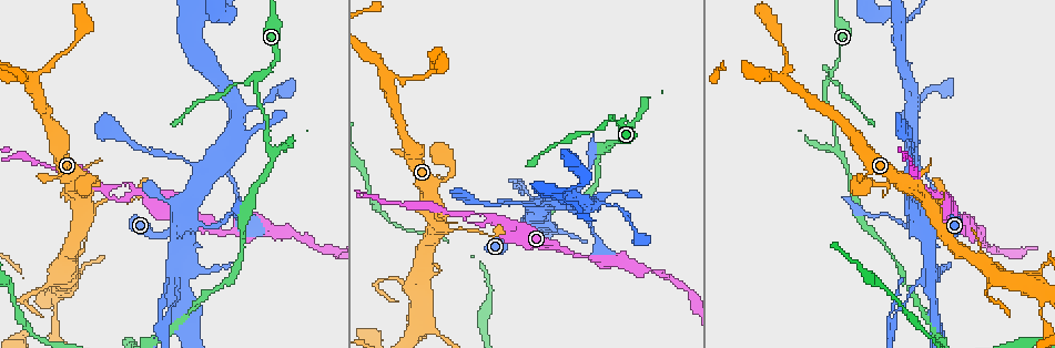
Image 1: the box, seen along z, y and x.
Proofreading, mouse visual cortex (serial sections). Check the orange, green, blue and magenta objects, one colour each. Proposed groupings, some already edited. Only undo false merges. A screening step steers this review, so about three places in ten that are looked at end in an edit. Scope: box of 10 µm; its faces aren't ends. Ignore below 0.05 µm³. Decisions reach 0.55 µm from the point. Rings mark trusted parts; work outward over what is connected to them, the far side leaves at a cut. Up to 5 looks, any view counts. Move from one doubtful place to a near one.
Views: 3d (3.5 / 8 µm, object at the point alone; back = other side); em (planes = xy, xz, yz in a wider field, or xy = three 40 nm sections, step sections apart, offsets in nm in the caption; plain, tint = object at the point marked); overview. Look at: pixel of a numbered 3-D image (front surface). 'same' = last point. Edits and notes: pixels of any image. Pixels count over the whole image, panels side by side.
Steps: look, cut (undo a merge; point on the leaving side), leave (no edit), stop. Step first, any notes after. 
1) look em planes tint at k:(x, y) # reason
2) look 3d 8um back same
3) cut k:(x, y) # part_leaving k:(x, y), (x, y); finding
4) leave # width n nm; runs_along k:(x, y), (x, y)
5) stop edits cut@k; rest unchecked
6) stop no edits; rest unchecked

look 3d 3.5um back at 1:(231, 230) # abrupt turn

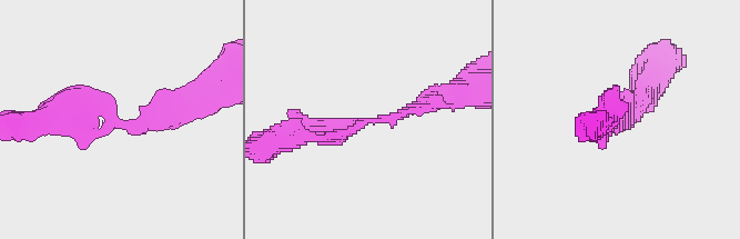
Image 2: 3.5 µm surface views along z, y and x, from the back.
leave # arm_widths 200, 250 nm; runs_along 2:(431, 96), (401, 116), (308, 132); one cell here

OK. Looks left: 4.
look 3d 3.5um at 1:(199, 226) # sudden change in width

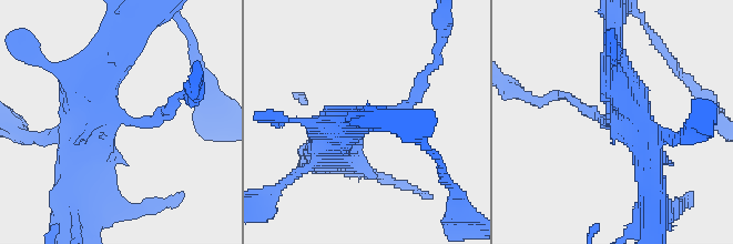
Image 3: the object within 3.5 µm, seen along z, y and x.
look em xy step 1 tint at 3:(610, 118) # arm_widths 150, 500 nm

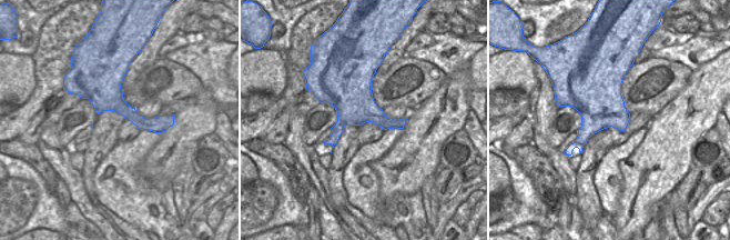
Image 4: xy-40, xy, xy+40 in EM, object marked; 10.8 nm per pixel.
look em planes tint same # cut it another way

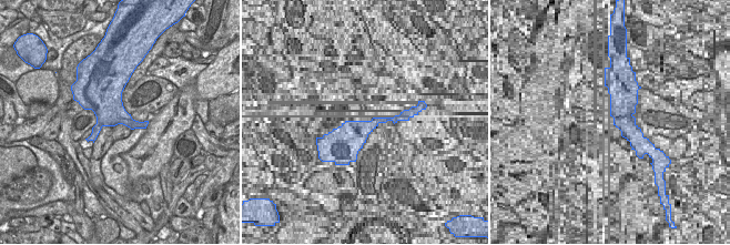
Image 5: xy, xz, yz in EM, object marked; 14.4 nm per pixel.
leave # runs_along 3:(331, 146), (357, 121), (405, 108), (423, 82); all the same cell

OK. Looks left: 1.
stop no edits; rest unchecked

